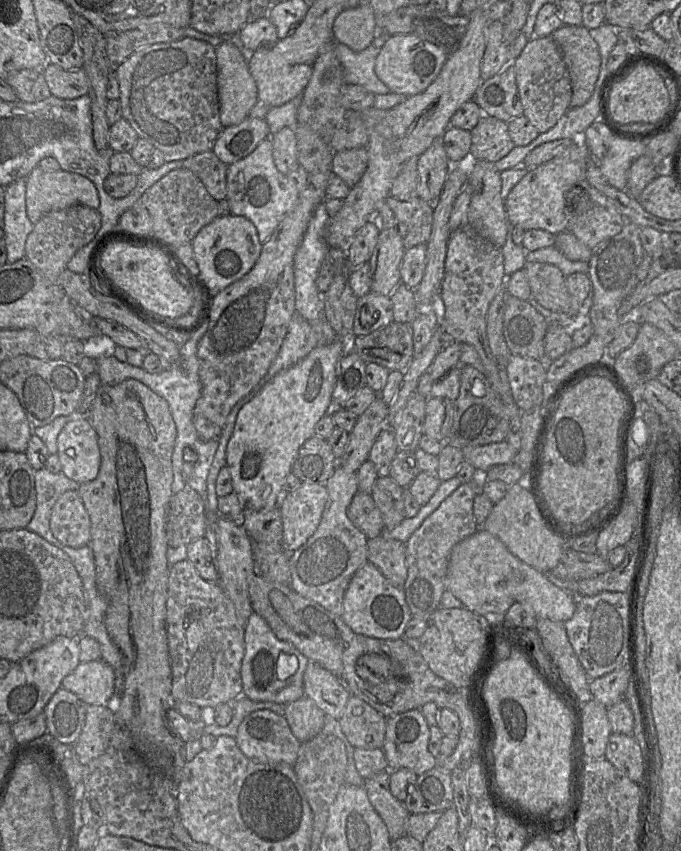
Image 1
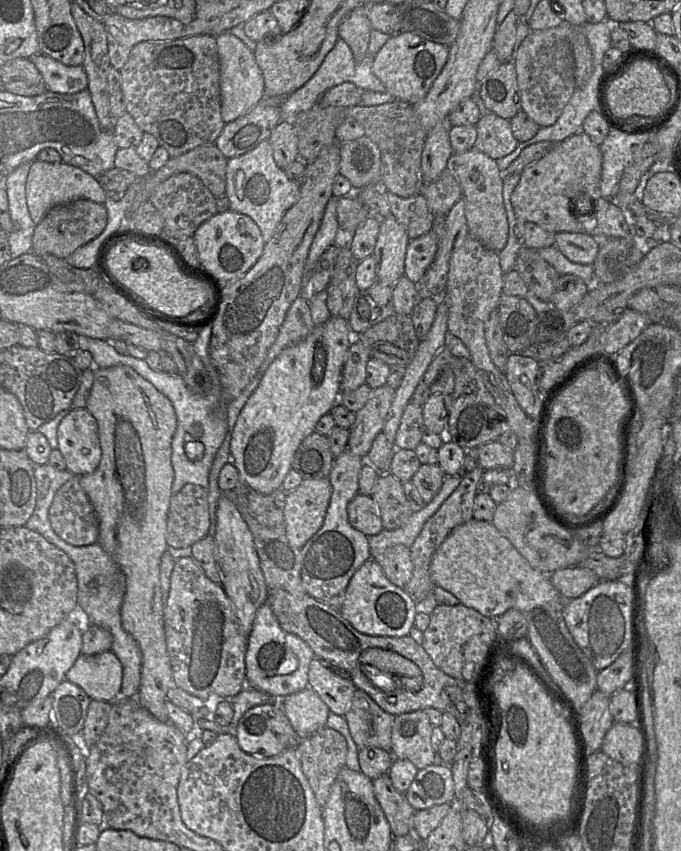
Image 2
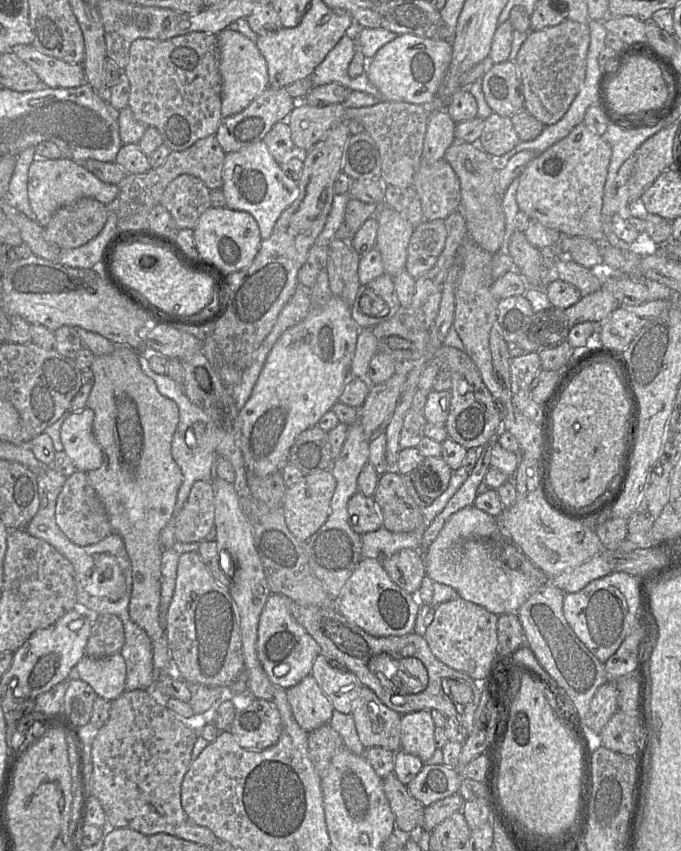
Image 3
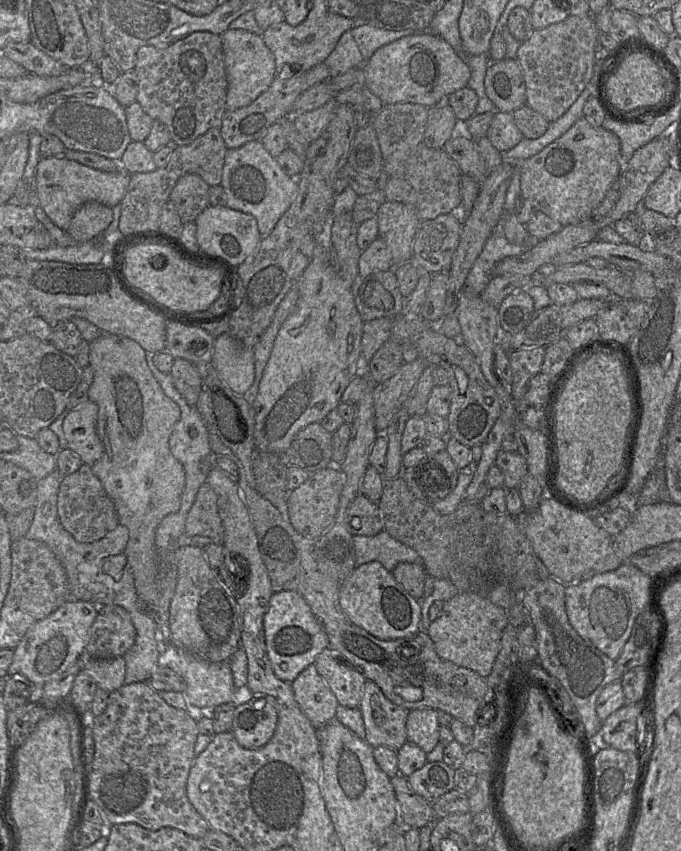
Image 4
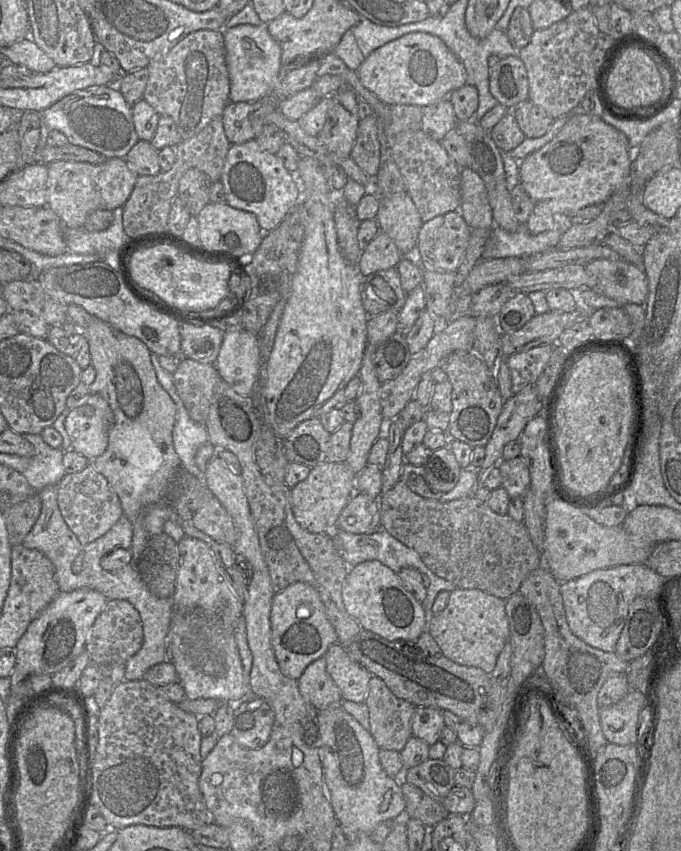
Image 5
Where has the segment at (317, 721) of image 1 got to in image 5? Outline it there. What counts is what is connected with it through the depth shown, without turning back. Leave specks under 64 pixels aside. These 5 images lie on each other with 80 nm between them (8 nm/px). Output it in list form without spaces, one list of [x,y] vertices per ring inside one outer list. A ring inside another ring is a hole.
[[[320,657],[309,664],[298,679],[303,698],[317,711],[341,707],[341,693],[326,669],[326,660]]]

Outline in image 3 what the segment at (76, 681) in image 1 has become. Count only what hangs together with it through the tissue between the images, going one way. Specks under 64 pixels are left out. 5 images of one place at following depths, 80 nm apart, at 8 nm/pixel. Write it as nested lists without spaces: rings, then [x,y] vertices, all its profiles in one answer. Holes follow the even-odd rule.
[[[120,653],[102,658],[85,655],[72,669],[72,679],[80,679],[89,684],[97,696],[113,701],[125,691],[126,663]]]

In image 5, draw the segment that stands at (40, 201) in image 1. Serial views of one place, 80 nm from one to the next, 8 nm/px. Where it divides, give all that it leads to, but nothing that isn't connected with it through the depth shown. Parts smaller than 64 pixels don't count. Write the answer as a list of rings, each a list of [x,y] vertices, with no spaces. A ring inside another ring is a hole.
[[[117,157],[109,158],[101,164],[76,161],[53,161],[47,167],[47,205],[59,216],[62,223],[68,228],[83,227],[87,216],[95,210],[113,211],[117,207],[123,207],[131,195],[138,178],[129,169],[125,158]]]

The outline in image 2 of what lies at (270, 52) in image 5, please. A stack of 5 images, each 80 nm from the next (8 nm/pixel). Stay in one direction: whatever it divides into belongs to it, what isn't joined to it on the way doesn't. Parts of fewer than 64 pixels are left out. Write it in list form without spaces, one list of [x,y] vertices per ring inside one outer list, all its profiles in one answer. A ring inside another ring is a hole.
[[[229,32],[215,37],[220,61],[221,117],[229,123],[245,115],[264,97],[264,78],[254,52]]]

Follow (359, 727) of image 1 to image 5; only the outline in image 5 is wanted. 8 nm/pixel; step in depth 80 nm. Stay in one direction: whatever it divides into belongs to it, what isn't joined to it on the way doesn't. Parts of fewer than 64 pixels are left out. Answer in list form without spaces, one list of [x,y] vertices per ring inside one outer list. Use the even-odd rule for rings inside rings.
[[[372,677],[364,703],[369,710],[369,732],[380,749],[401,752],[412,737],[411,720],[416,707],[396,697],[387,685],[378,677]]]

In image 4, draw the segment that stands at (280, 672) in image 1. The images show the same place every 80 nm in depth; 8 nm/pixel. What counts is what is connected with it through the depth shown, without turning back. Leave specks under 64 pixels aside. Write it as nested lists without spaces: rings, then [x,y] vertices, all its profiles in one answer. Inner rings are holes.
[[[295,591],[275,592],[263,620],[268,658],[277,678],[293,682],[329,645],[328,636],[305,599]]]

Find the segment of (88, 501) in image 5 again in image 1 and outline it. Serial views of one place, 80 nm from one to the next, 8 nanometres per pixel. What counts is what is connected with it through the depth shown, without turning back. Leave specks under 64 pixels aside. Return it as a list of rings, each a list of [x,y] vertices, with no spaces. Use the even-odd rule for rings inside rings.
[[[78,490],[61,494],[50,517],[53,536],[62,544],[79,548],[90,543],[90,517]]]

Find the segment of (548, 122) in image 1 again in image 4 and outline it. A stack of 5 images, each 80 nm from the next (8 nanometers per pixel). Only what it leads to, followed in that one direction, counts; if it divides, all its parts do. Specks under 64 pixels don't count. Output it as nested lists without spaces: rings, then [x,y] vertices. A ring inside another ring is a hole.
[[[591,13],[570,15],[543,29],[534,29],[516,54],[525,80],[526,104],[549,122],[561,117],[594,75],[594,55],[600,34]]]

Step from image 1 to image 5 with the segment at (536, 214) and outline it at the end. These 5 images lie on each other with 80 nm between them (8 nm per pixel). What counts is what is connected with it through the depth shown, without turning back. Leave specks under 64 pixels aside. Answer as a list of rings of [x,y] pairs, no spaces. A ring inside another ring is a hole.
[[[582,110],[571,111],[570,118],[559,133],[542,148],[520,161],[520,183],[538,205],[546,205],[553,215],[573,214],[578,210],[604,204],[621,187],[629,185],[632,150],[627,136],[603,121],[601,116],[593,116]]]

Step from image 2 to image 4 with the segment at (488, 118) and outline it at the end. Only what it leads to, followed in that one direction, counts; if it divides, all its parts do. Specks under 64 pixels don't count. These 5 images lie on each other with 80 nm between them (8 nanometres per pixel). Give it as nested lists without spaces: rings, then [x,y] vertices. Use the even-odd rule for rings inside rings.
[[[495,111],[486,137],[499,152],[507,152],[523,138],[512,113]]]

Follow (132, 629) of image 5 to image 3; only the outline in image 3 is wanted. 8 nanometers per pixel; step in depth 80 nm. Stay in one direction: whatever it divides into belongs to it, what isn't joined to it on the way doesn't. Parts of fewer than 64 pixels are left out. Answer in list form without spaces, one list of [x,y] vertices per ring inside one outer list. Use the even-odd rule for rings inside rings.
[[[100,614],[91,627],[85,653],[91,658],[102,658],[120,653],[125,643],[121,619],[113,614]]]

